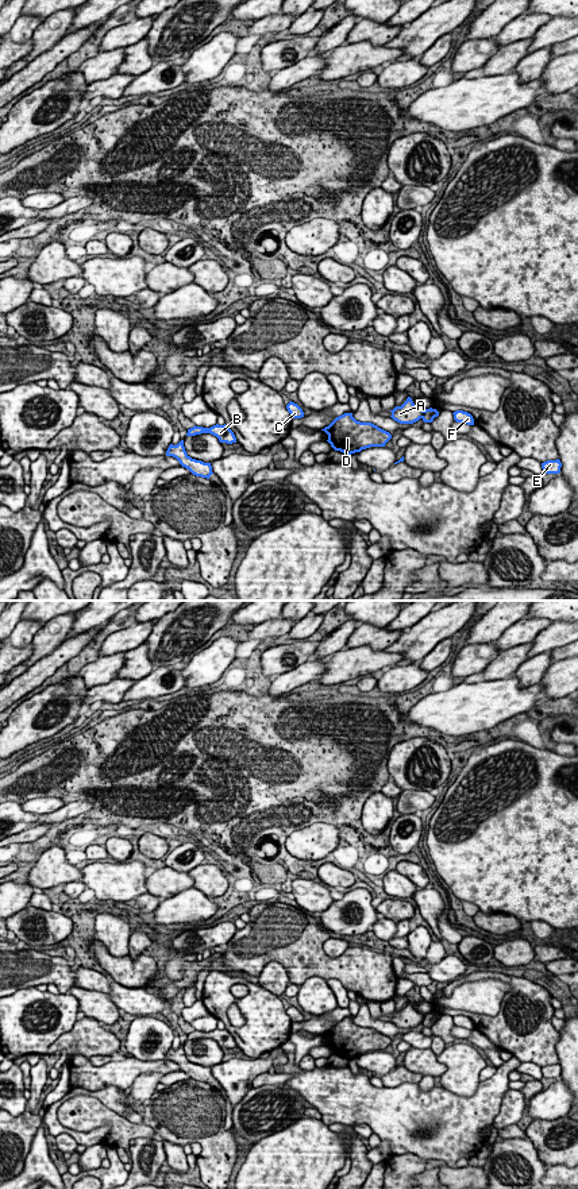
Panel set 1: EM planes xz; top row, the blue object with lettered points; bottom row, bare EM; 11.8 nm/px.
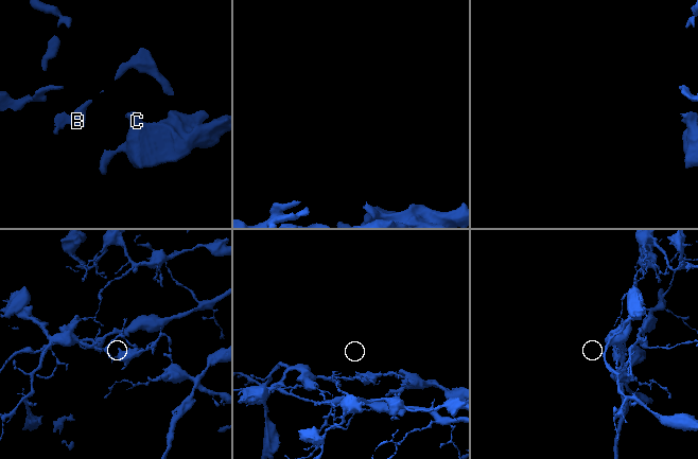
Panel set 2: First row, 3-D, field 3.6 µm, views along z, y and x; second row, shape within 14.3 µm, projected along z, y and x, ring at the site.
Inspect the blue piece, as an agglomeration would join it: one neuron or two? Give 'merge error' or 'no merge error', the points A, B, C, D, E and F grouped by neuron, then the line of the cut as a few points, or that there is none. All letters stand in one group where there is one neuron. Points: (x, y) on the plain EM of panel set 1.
merge error; A B C D / E F; cut in xz along (424, 1015), (422, 1022)

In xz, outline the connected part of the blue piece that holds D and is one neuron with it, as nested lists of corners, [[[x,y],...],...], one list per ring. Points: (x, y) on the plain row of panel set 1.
[[[352,1018],[336,1022],[324,1035],[335,1055],[351,1059],[370,1051],[385,1051],[392,1039],[371,1027],[361,1027]]]

